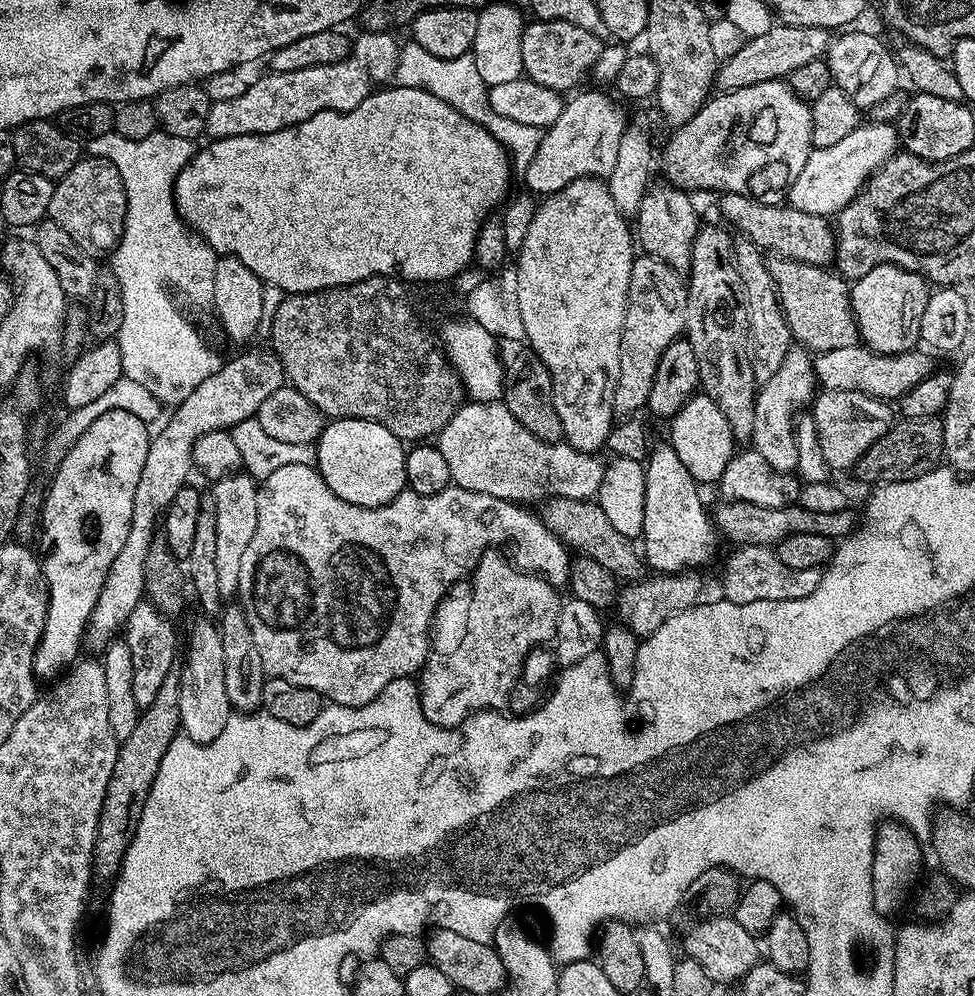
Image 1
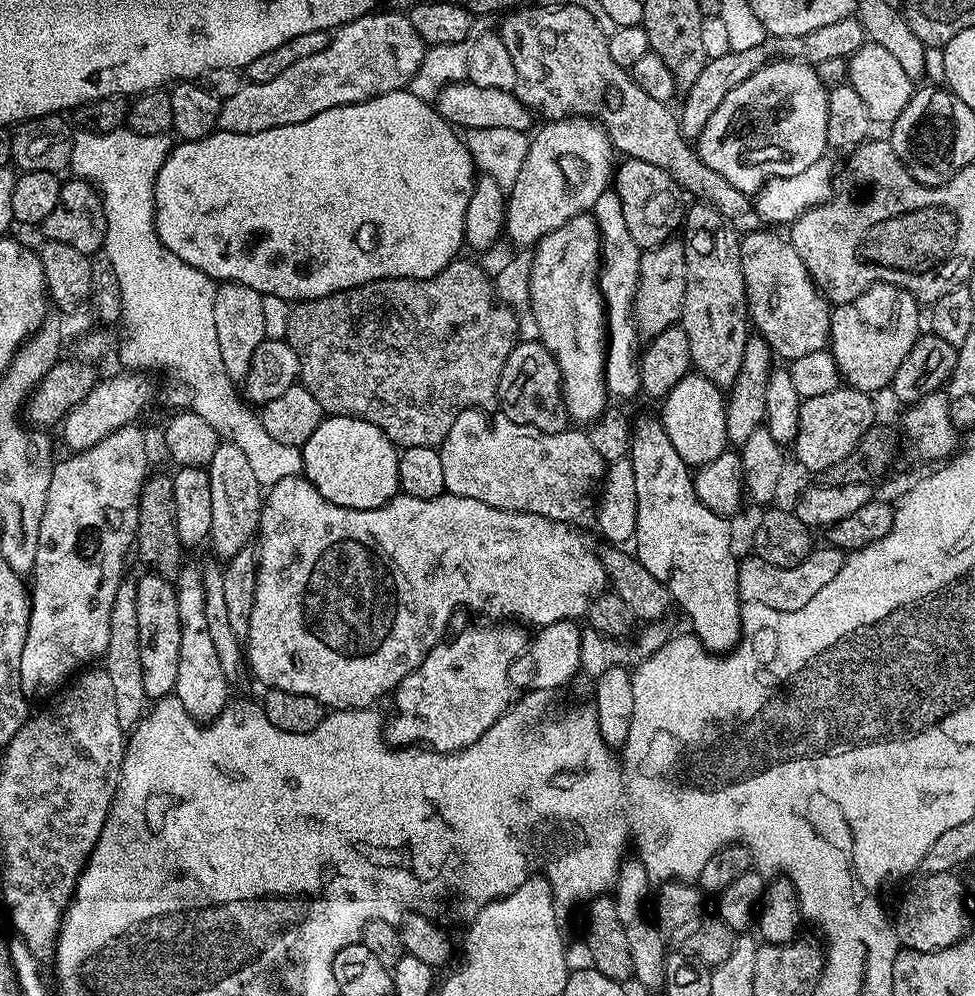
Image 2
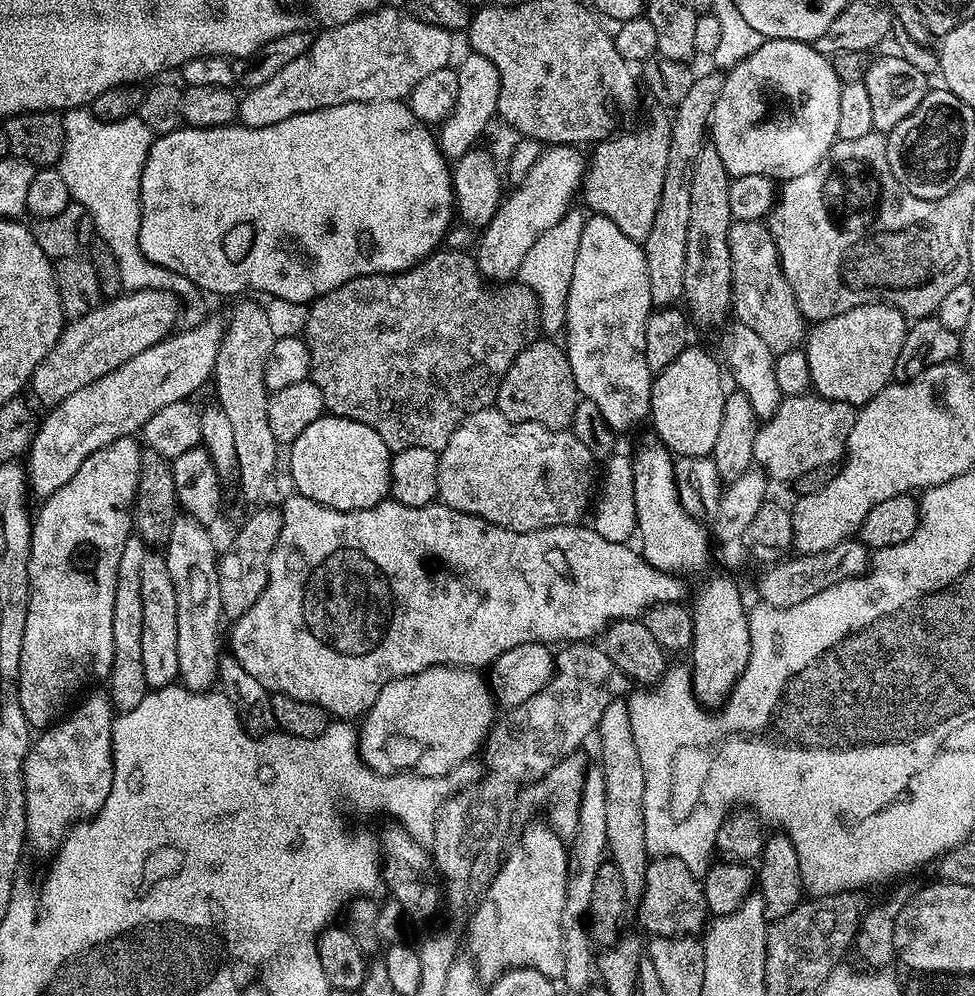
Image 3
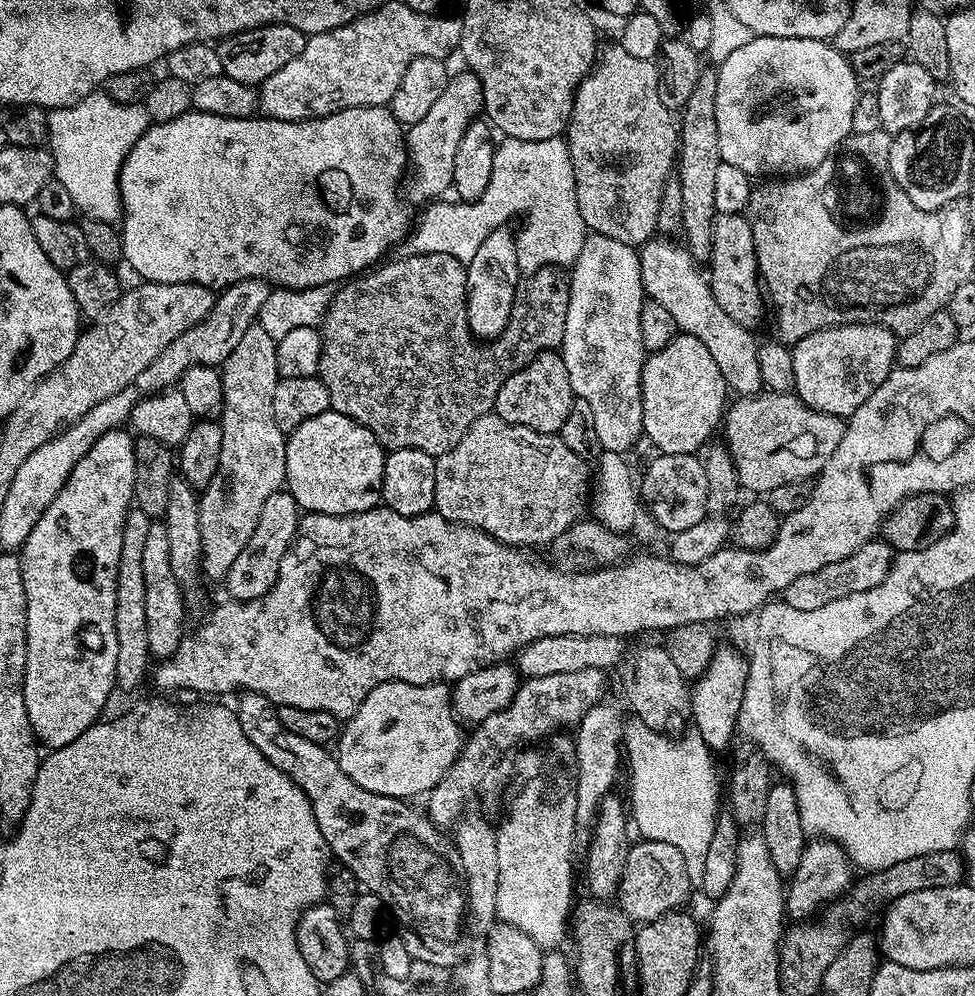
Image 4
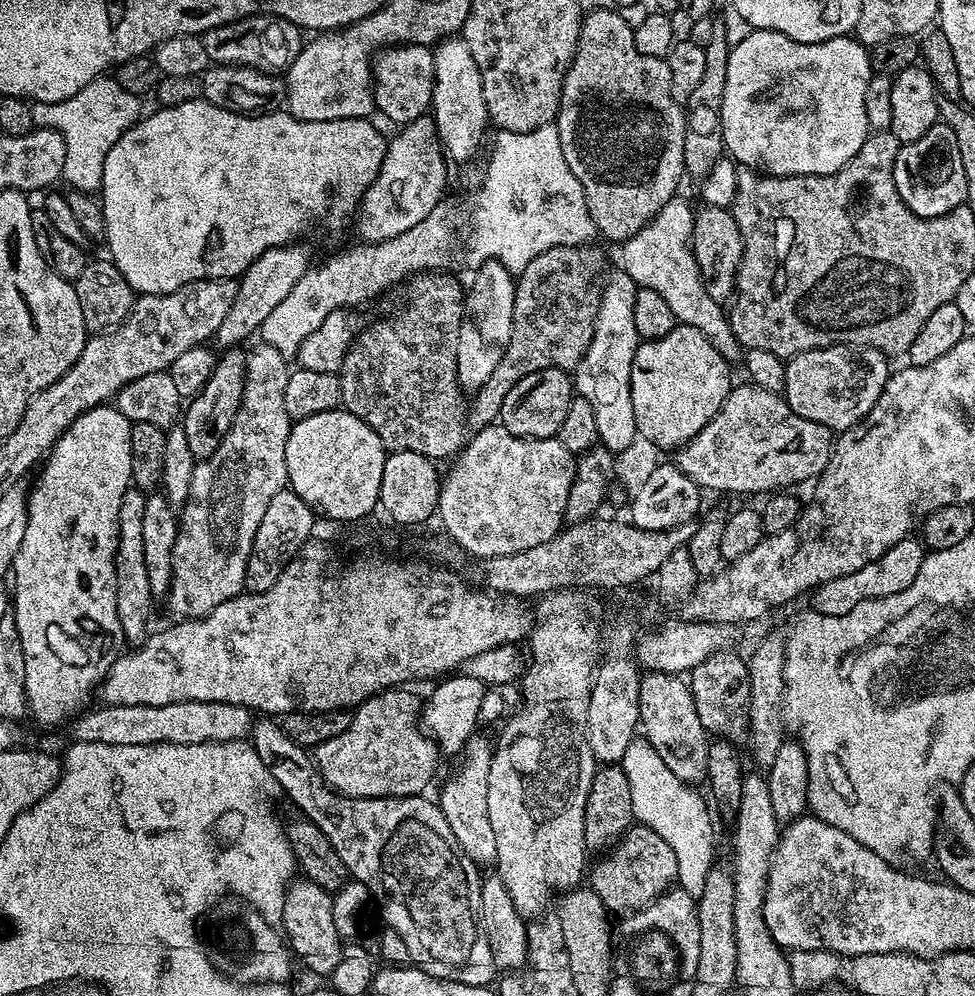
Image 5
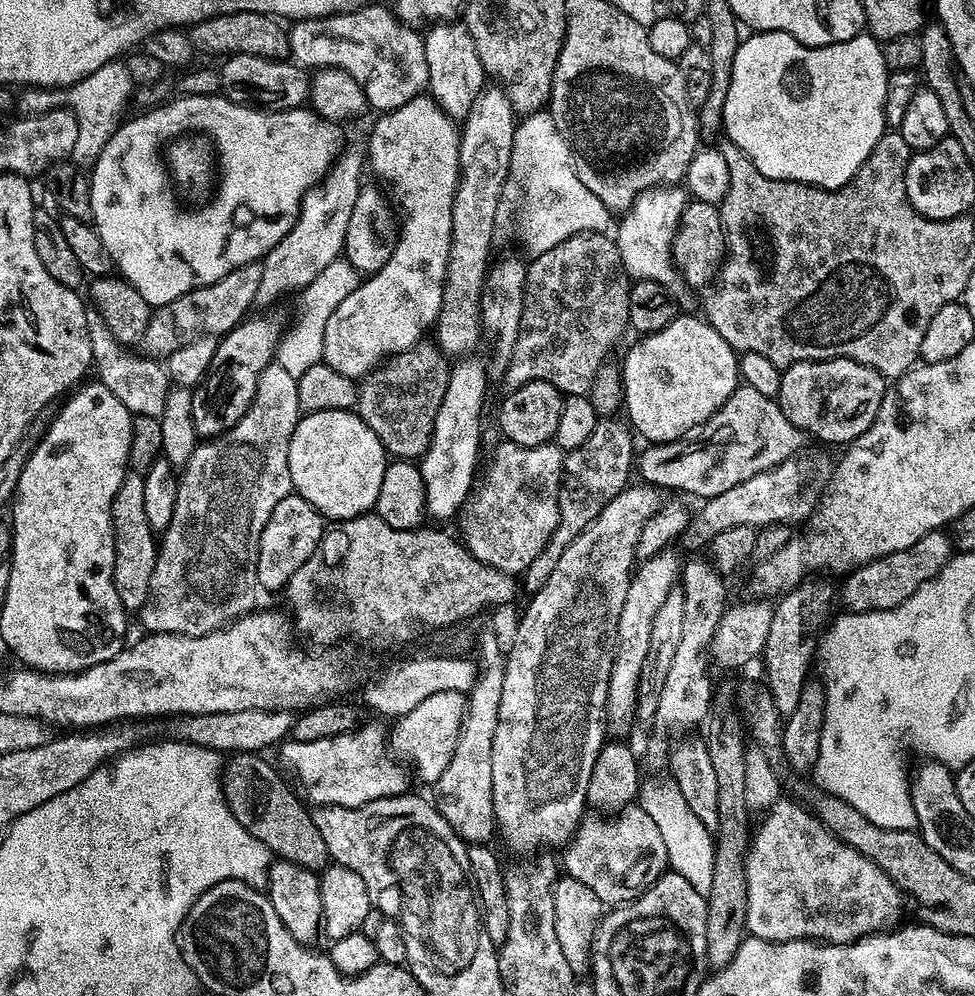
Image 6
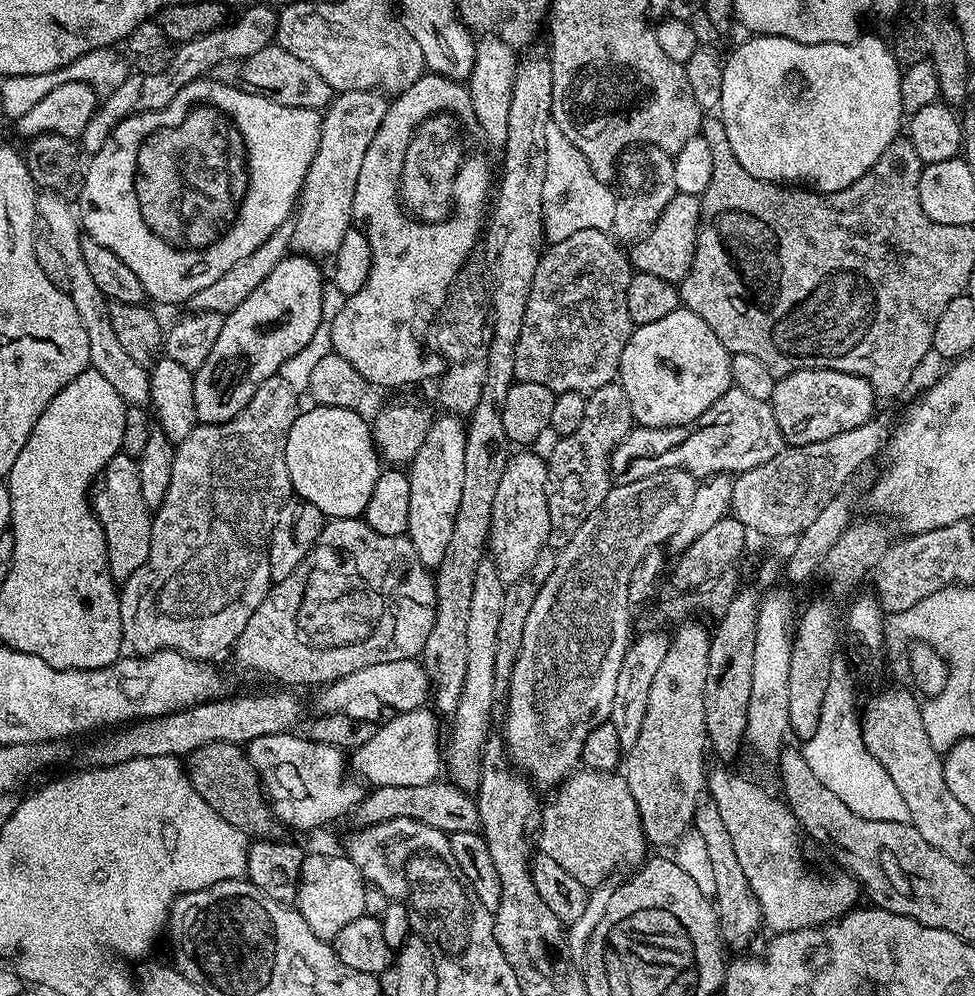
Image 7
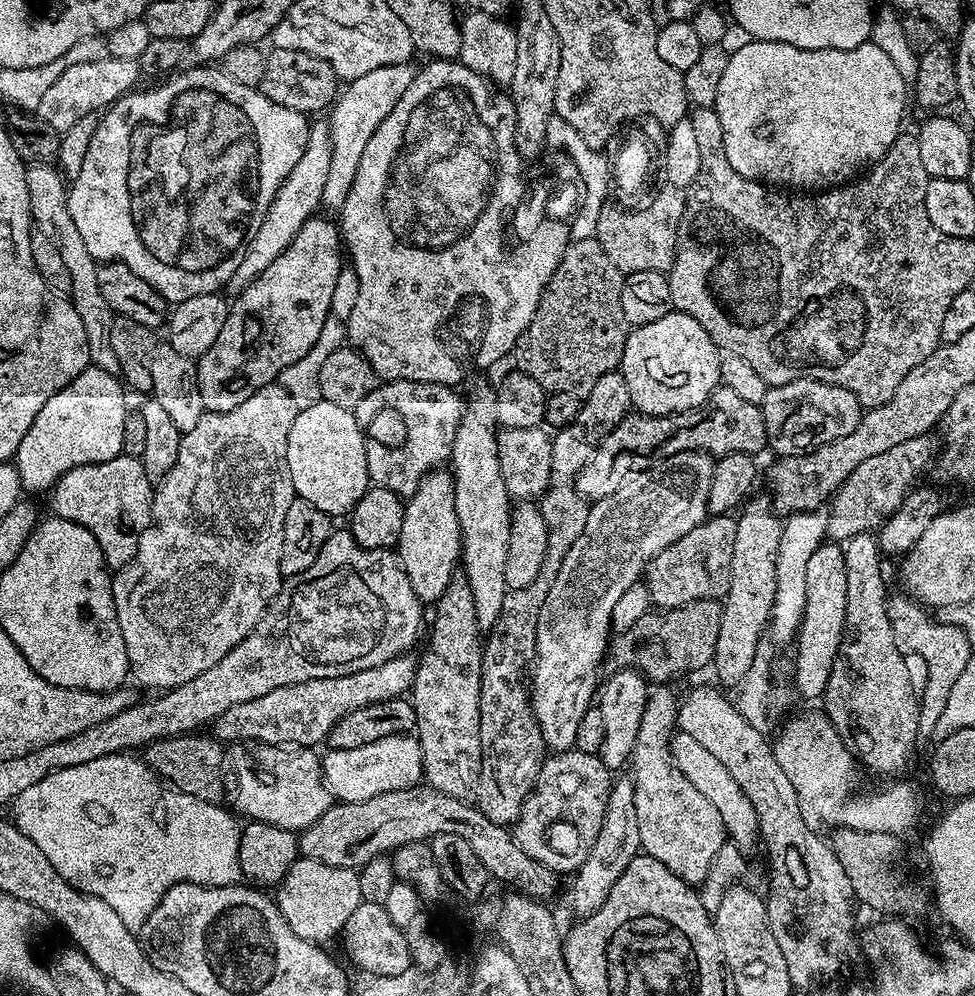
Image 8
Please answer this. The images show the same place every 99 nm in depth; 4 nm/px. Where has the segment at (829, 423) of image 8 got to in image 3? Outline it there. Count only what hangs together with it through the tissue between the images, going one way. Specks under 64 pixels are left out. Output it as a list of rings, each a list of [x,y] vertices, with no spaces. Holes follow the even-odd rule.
[[[879,302],[854,306],[854,310],[846,310],[846,314],[834,314],[834,318],[813,323],[807,333],[803,349],[806,362],[810,364],[810,378],[815,395],[853,406],[870,403],[883,388],[888,387],[893,379],[898,354],[902,350],[902,342],[906,338],[909,327],[909,321],[893,304]]]

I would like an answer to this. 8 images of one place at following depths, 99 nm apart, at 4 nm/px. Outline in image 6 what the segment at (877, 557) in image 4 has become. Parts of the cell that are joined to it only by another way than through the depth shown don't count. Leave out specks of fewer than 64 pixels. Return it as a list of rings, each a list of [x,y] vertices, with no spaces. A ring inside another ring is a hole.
[[[947,531],[926,534],[926,538],[918,538],[918,542],[906,550],[886,554],[882,558],[863,564],[855,572],[847,573],[845,580],[848,581],[844,584],[844,592],[842,588],[842,604],[844,600],[845,606],[848,607],[845,609],[849,613],[890,610],[906,602],[906,598],[910,598],[910,594],[914,594],[914,590],[922,586],[922,582],[938,575],[942,566],[946,566],[946,562],[951,560],[953,555],[954,545]]]

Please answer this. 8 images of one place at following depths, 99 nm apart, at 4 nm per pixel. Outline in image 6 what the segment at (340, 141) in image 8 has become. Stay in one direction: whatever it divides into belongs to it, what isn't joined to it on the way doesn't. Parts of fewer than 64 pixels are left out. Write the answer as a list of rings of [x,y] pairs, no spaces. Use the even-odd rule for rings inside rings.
[[[363,147],[352,148],[343,153],[328,169],[319,184],[308,189],[300,201],[300,213],[292,229],[264,256],[262,261],[262,282],[258,282],[257,305],[272,304],[283,298],[287,292],[299,293],[330,262],[341,259],[346,238],[346,226],[350,223],[350,214],[354,211],[354,202],[362,187],[360,175],[366,172],[366,152]]]

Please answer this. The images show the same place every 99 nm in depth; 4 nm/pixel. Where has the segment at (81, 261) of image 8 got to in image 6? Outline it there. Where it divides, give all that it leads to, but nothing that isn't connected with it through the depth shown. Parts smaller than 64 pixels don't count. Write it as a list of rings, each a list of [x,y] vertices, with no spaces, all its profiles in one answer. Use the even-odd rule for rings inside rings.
[[[91,306],[86,307],[86,330],[90,334],[92,362],[94,372],[100,375],[97,376],[99,383],[104,384],[106,390],[110,390],[110,394],[114,394],[114,398],[118,398],[118,402],[122,402],[122,406],[126,406],[126,410],[133,416],[160,416],[162,406],[166,406],[166,394],[170,387],[167,367],[159,359],[149,358],[144,354],[135,356],[132,353],[135,351],[129,350],[123,344],[117,344],[114,334],[110,334],[110,326],[106,326],[106,322],[102,322],[102,314],[98,314],[98,310]]]

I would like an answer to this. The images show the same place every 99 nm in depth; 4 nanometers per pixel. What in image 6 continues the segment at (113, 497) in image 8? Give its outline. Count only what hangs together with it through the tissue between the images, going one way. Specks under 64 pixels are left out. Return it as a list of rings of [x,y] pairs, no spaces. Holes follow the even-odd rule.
[[[132,470],[125,475],[122,486],[118,486],[118,494],[112,503],[112,525],[114,526],[114,590],[118,590],[118,598],[125,610],[138,610],[146,602],[150,590],[150,578],[154,572],[154,562],[158,551],[158,536],[153,532],[149,520],[146,519],[144,504],[144,481],[141,473]]]

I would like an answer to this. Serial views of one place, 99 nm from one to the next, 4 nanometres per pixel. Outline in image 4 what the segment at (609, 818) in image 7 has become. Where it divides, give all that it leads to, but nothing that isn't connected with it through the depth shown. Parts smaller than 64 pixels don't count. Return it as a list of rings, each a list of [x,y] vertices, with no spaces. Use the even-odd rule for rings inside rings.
[[[637,839],[629,847],[626,854],[626,870],[622,870],[622,882],[616,892],[615,899],[618,906],[628,915],[637,925],[648,924],[651,920],[657,920],[667,914],[675,912],[685,907],[684,903],[688,900],[688,895],[692,892],[694,877],[686,874],[686,861],[682,859],[682,850],[669,846],[666,842],[654,842],[653,840]]]

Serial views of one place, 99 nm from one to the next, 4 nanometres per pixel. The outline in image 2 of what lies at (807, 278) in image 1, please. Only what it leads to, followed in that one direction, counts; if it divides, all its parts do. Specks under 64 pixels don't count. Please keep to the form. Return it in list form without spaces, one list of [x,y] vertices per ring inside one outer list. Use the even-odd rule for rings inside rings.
[[[757,230],[740,236],[740,265],[744,289],[748,295],[748,314],[755,331],[767,341],[773,353],[784,362],[791,362],[811,352],[822,352],[829,347],[830,326],[832,325],[832,308],[823,292],[820,291],[794,246],[776,230]]]

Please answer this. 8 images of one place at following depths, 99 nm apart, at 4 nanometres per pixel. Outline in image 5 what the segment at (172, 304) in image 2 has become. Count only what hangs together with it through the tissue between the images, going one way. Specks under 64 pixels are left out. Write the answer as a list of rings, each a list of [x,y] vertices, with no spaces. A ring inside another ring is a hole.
[[[108,74],[82,86],[74,98],[66,98],[62,102],[32,104],[36,127],[52,128],[62,134],[66,142],[63,183],[72,184],[68,186],[78,192],[99,193],[106,154],[110,154],[110,146],[122,138],[124,131],[141,119],[140,104],[141,97],[130,94],[130,90],[122,90],[122,86],[118,86],[115,78]]]

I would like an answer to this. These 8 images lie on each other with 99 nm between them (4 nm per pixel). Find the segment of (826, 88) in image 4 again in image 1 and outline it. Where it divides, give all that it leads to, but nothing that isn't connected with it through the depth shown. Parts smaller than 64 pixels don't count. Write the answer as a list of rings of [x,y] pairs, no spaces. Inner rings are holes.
[[[767,80],[733,92],[713,95],[690,118],[690,122],[675,129],[670,144],[664,150],[664,176],[669,185],[692,188],[717,188],[717,193],[737,192],[751,196],[762,204],[779,204],[792,187],[794,178],[802,174],[812,146],[812,110],[809,101],[803,100],[791,83],[784,80]]]

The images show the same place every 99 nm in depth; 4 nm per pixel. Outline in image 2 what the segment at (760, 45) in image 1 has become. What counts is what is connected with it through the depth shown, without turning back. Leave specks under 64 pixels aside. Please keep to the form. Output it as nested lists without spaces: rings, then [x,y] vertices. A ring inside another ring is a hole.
[[[849,18],[839,20],[830,26],[821,26],[818,30],[810,30],[810,34],[798,34],[797,36],[769,36],[762,42],[762,46],[753,46],[750,50],[730,51],[722,54],[722,58],[714,58],[705,64],[702,74],[694,81],[684,93],[684,105],[678,108],[680,130],[685,140],[695,142],[699,140],[706,122],[710,122],[710,114],[722,106],[722,98],[738,86],[738,82],[744,82],[750,78],[763,64],[770,60],[800,60],[803,64],[815,66],[823,62],[825,58],[847,58],[853,56],[866,42],[864,28],[859,19]]]

